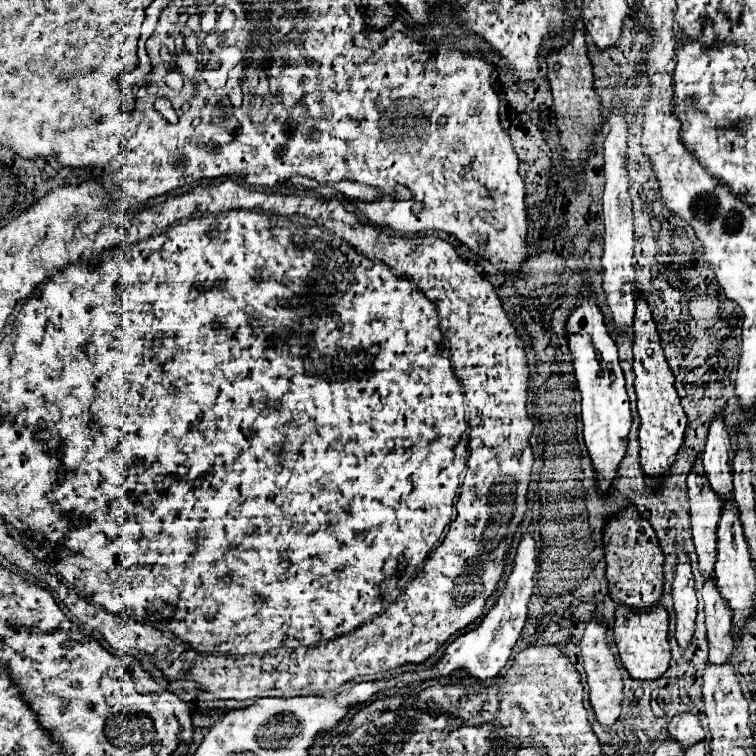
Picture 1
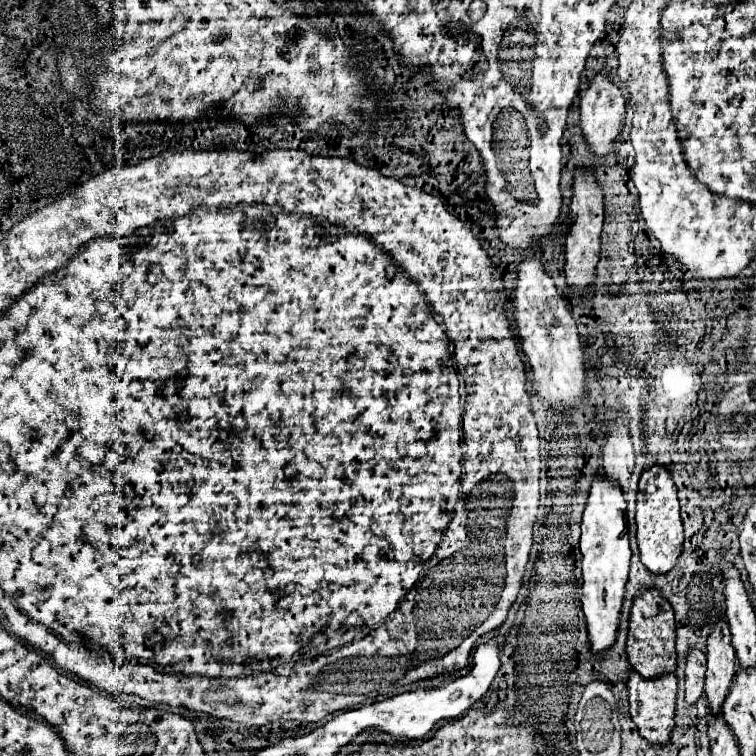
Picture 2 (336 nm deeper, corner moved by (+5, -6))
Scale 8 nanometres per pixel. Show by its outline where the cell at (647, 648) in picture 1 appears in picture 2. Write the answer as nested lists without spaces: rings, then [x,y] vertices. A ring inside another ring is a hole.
[[[636,670],[628,672],[628,700],[630,700],[630,716],[638,726],[640,734],[652,744],[664,744],[670,738],[674,728],[674,700],[676,700],[676,676],[662,674],[656,678],[642,678]]]

